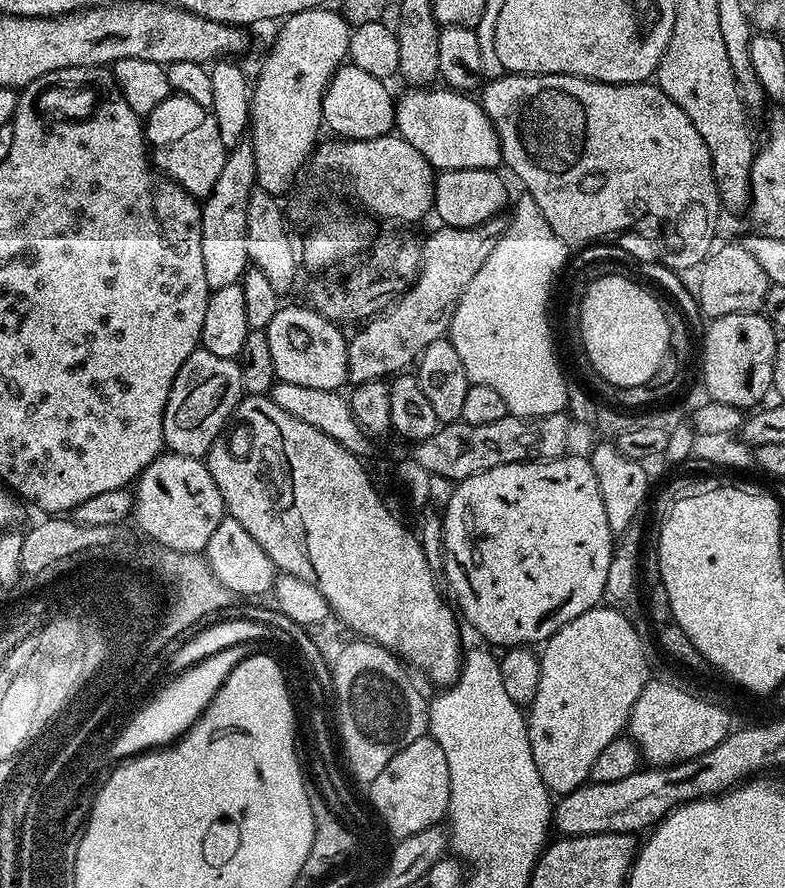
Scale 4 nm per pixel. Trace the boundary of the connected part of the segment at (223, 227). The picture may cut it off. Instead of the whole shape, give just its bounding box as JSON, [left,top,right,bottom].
[200,142,257,289]

